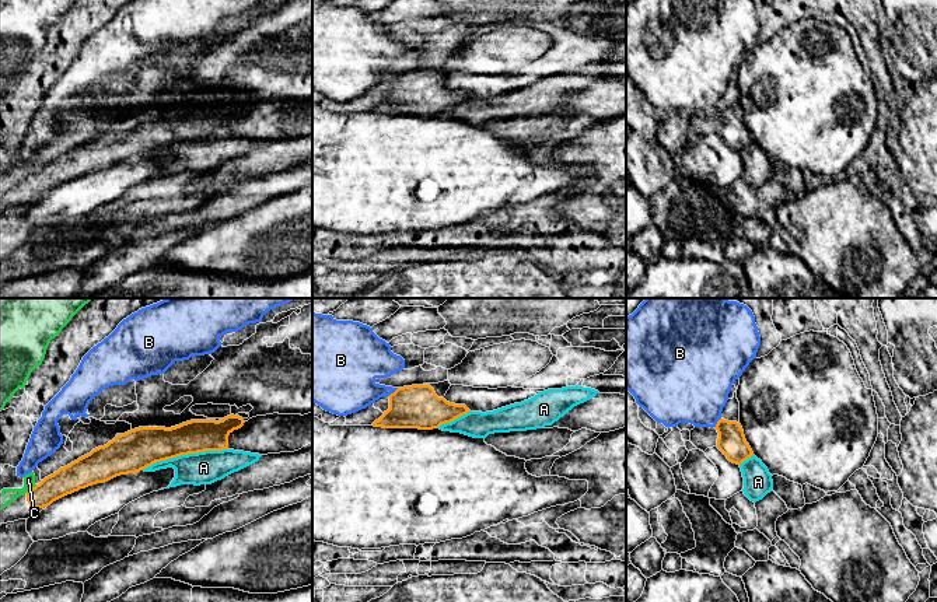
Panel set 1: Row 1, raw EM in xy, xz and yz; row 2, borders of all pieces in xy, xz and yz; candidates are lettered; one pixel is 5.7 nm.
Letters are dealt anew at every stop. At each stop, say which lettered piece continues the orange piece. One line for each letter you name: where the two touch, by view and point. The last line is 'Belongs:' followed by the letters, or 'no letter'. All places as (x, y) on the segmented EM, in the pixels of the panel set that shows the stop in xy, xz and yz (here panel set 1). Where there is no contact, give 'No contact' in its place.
Belongs: no letter

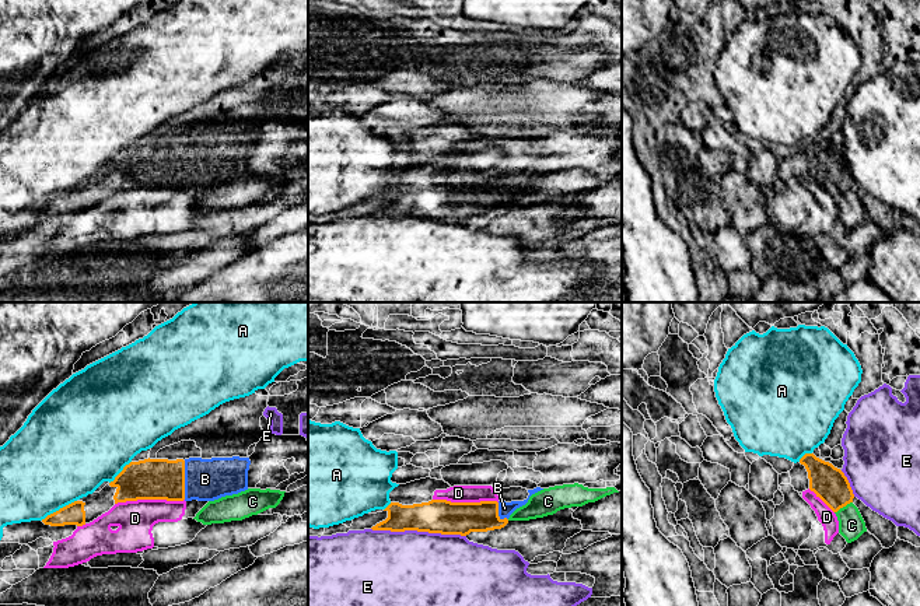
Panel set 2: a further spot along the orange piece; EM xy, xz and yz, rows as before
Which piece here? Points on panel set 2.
B: Touches orange at xy (184, 480)
Belongs: B

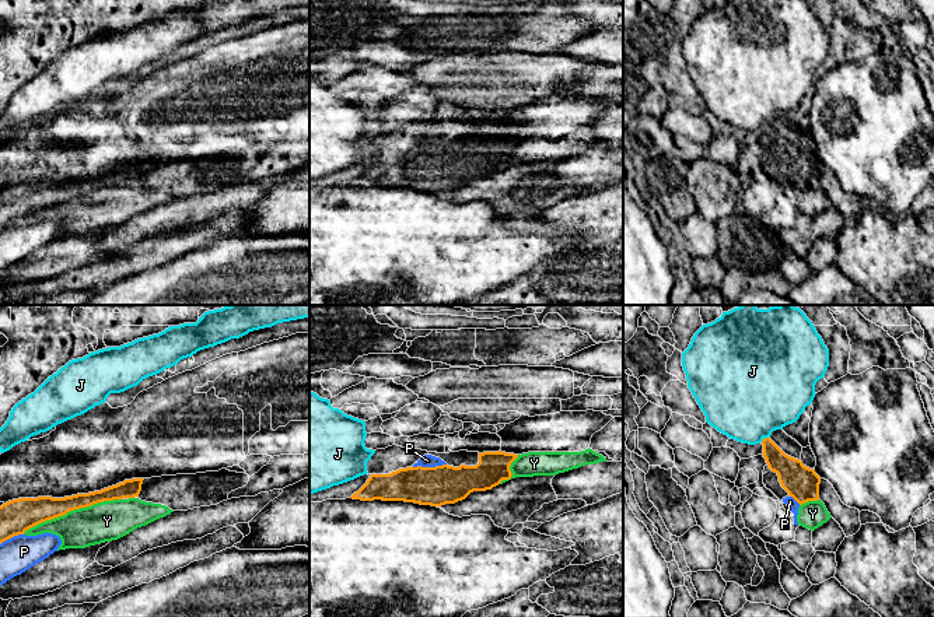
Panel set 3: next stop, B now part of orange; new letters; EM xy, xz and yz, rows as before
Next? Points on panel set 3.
Belongs: no letter

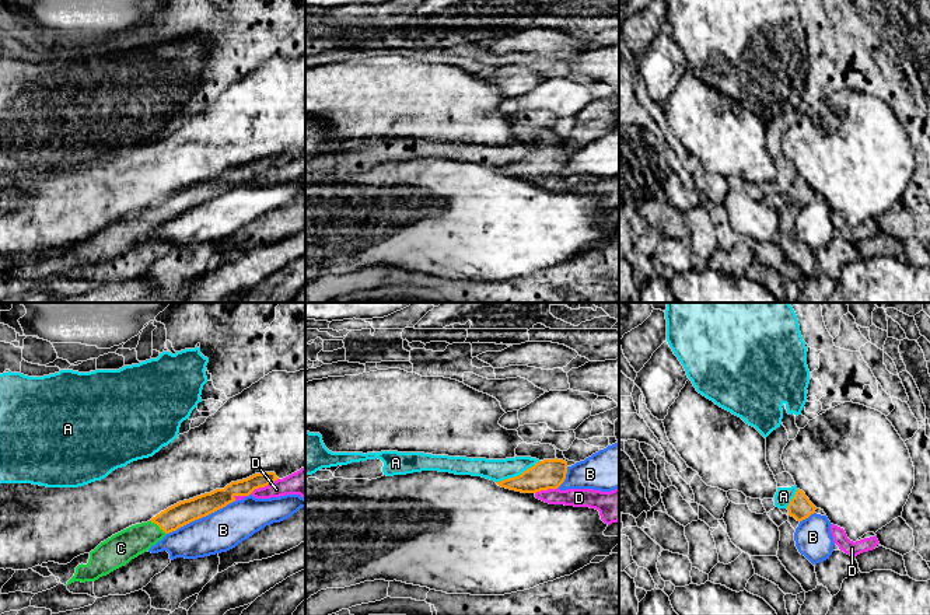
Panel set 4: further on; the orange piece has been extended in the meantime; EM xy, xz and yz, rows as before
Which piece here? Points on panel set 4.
C: Touches orange at xy (158, 526)
Belongs: C

